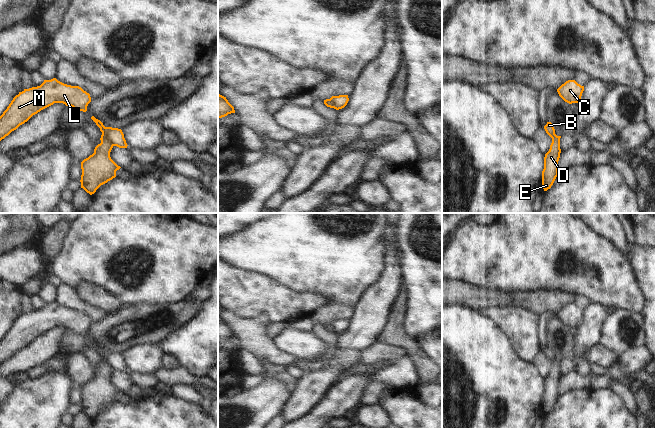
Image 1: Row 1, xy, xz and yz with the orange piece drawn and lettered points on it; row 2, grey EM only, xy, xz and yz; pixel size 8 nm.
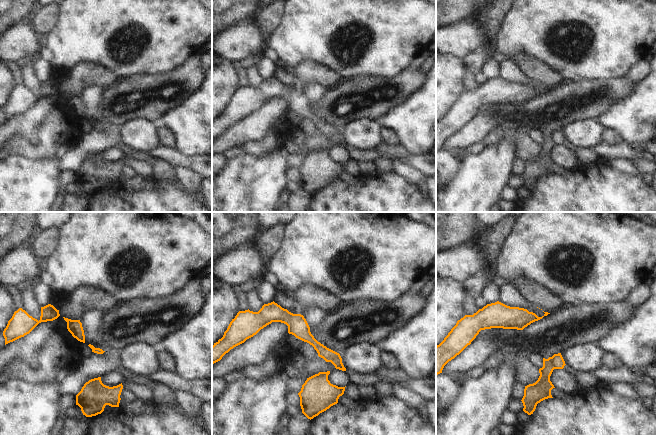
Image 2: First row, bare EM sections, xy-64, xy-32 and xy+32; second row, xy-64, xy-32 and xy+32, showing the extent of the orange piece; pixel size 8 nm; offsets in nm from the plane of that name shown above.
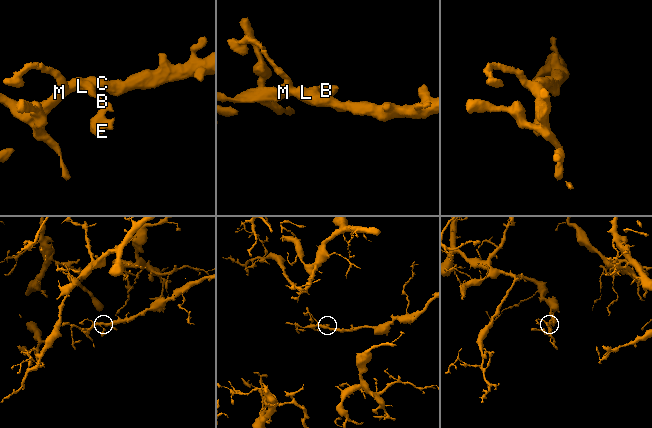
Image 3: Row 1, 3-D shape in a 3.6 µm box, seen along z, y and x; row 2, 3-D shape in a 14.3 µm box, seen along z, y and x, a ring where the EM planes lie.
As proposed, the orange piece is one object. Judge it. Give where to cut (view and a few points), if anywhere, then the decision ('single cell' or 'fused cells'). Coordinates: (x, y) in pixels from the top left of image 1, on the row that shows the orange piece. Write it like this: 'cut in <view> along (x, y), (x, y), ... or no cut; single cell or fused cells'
cut in xy along (102, 133), (113, 145); fused cells

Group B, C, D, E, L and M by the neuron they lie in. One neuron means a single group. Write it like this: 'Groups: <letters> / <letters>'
Groups: B C L M / D E

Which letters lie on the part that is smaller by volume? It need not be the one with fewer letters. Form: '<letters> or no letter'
D, E

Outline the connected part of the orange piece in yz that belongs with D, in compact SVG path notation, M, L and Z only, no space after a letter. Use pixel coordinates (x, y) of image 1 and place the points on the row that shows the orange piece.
M554 135L550 149L544 157L544 169L542 171L542 187L544 191L551 188L559 174L558 161L561 153L560 138L561 136Z

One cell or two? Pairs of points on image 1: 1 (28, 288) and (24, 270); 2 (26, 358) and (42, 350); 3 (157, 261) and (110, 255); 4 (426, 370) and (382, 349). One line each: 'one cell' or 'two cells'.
1: two cells
2: one cell
3: one cell
4: two cells

